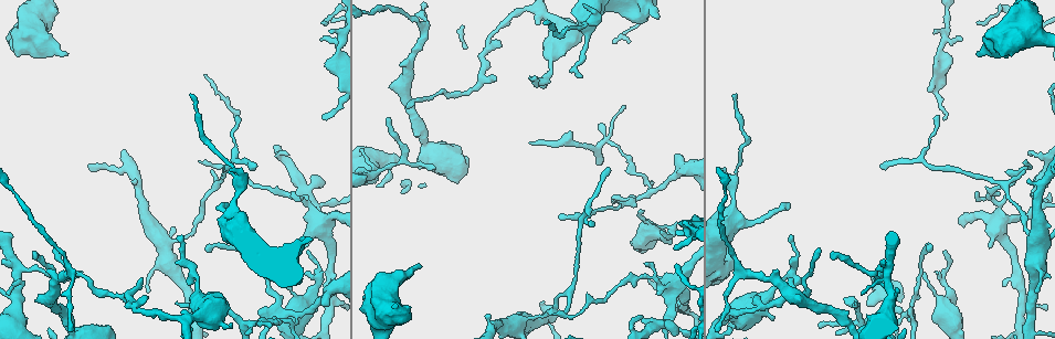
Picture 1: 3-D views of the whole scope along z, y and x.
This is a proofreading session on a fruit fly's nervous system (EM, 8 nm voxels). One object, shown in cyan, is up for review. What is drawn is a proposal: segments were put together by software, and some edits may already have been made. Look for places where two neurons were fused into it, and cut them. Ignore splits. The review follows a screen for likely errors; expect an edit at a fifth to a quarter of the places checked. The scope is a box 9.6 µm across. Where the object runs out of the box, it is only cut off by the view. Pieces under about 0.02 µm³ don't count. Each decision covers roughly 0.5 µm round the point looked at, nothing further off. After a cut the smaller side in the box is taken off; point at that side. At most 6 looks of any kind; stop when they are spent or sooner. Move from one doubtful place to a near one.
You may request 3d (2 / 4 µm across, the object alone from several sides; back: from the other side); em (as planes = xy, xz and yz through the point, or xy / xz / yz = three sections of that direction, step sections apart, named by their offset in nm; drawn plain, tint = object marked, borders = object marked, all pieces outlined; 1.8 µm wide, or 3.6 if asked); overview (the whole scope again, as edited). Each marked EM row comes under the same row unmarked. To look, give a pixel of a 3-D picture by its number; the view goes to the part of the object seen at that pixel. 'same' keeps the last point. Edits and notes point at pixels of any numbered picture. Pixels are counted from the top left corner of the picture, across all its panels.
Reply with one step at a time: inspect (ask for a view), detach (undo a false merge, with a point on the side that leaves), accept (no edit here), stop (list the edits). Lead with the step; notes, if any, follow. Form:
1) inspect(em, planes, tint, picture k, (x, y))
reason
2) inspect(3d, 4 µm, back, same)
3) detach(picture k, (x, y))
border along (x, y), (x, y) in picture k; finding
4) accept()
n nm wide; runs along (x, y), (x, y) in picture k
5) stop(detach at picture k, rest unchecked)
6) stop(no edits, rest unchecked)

inspect(em, planes, tint, picture 1, (861, 323))

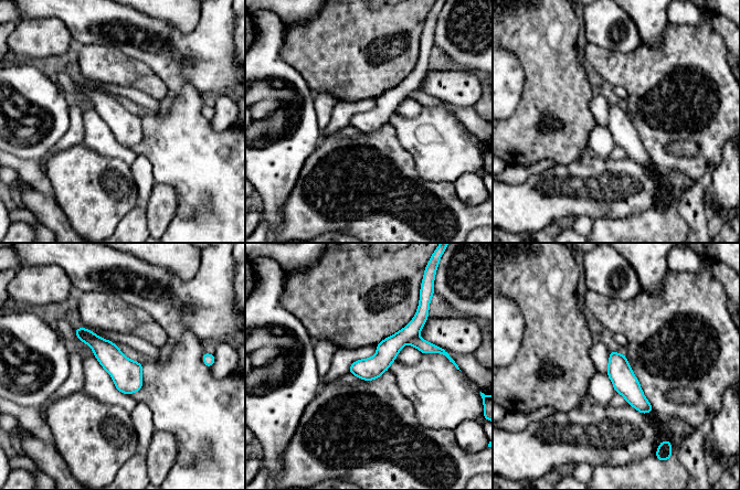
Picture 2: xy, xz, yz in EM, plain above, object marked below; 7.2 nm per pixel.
detach(picture 2, (421, 344))
border along (416, 336), (406, 343) in picture 2; two neurons meet here

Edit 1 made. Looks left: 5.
inspect(3d, 4 µm, picture 1, (19, 30))
abrupt turn

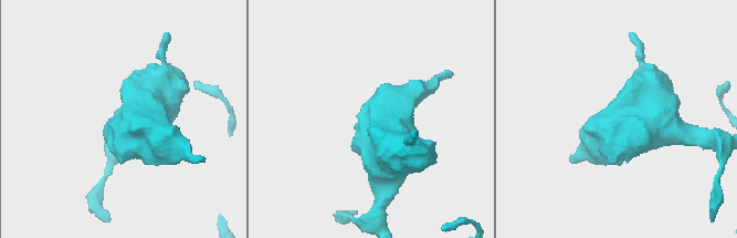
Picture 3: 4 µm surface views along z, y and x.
inspect(em, planes, tint, picture 3, (631, 123))

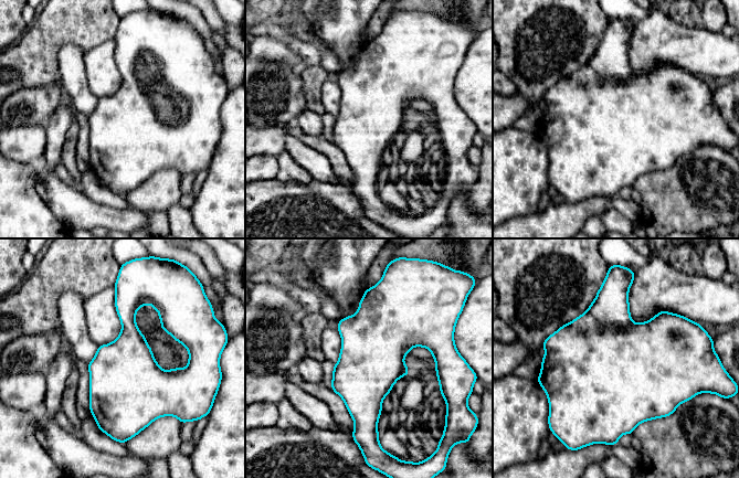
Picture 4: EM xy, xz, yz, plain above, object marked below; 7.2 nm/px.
accept()
continuous, no second neuron

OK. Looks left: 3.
stop(detach at picture 2, rest unchecked)

